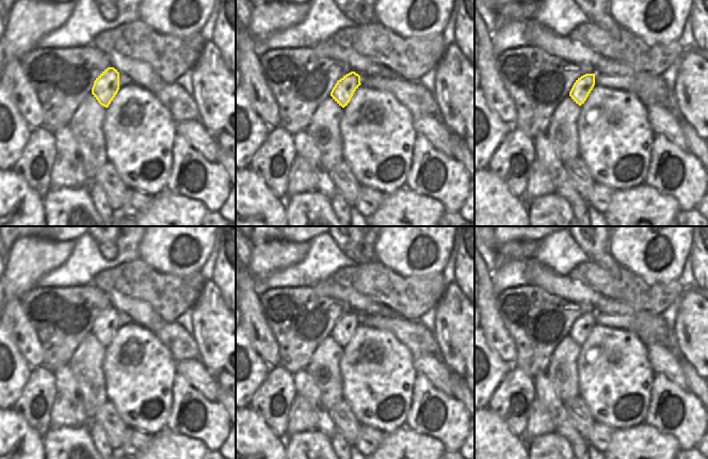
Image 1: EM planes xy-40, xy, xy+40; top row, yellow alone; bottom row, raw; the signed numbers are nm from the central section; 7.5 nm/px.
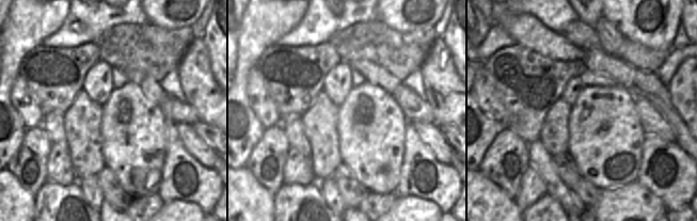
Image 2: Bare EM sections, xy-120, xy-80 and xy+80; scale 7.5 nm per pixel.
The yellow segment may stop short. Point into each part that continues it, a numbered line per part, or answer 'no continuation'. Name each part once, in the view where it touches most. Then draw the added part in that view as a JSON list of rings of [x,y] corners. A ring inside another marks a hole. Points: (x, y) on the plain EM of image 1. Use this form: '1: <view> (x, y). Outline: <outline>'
no continuation.

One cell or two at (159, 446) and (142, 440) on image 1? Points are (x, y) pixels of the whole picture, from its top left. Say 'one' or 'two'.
two

